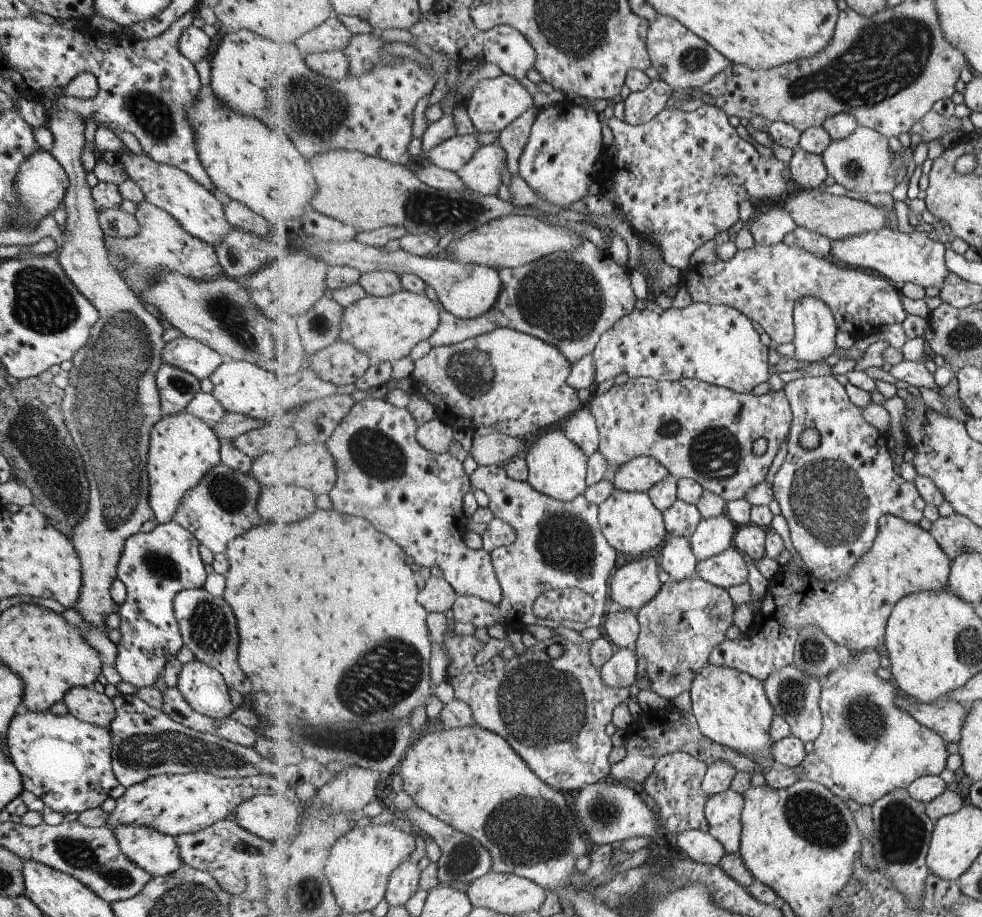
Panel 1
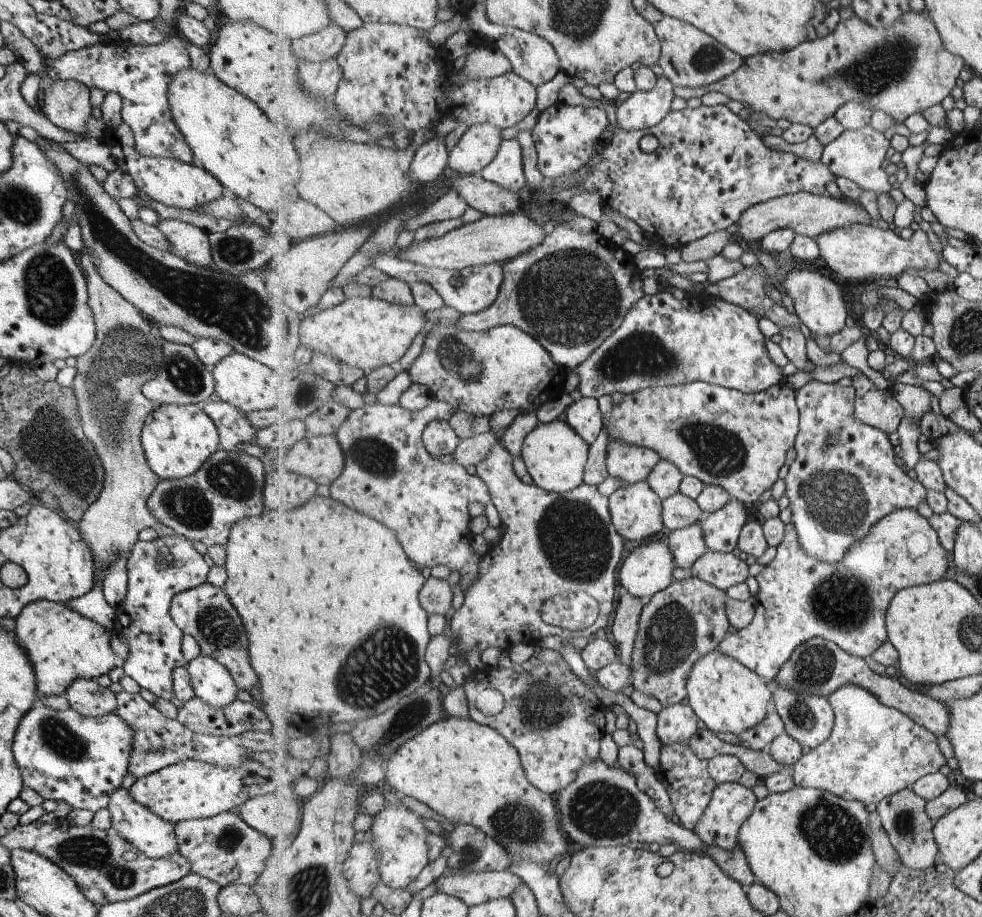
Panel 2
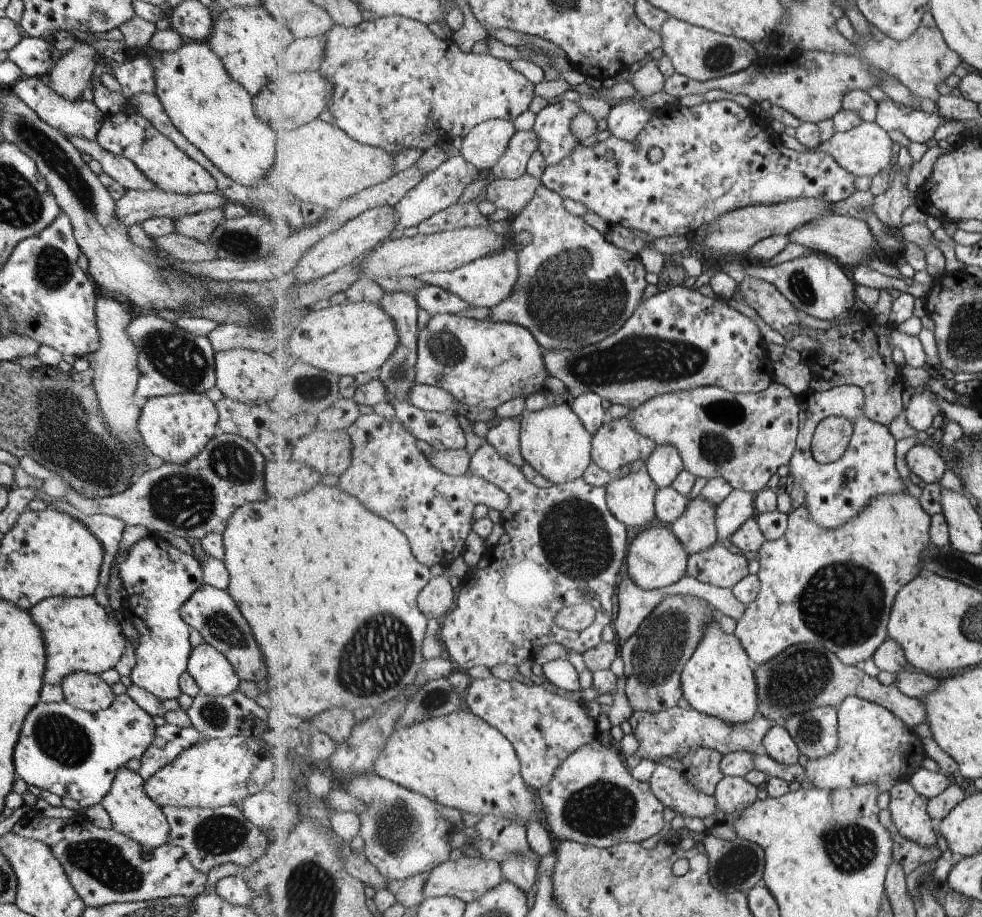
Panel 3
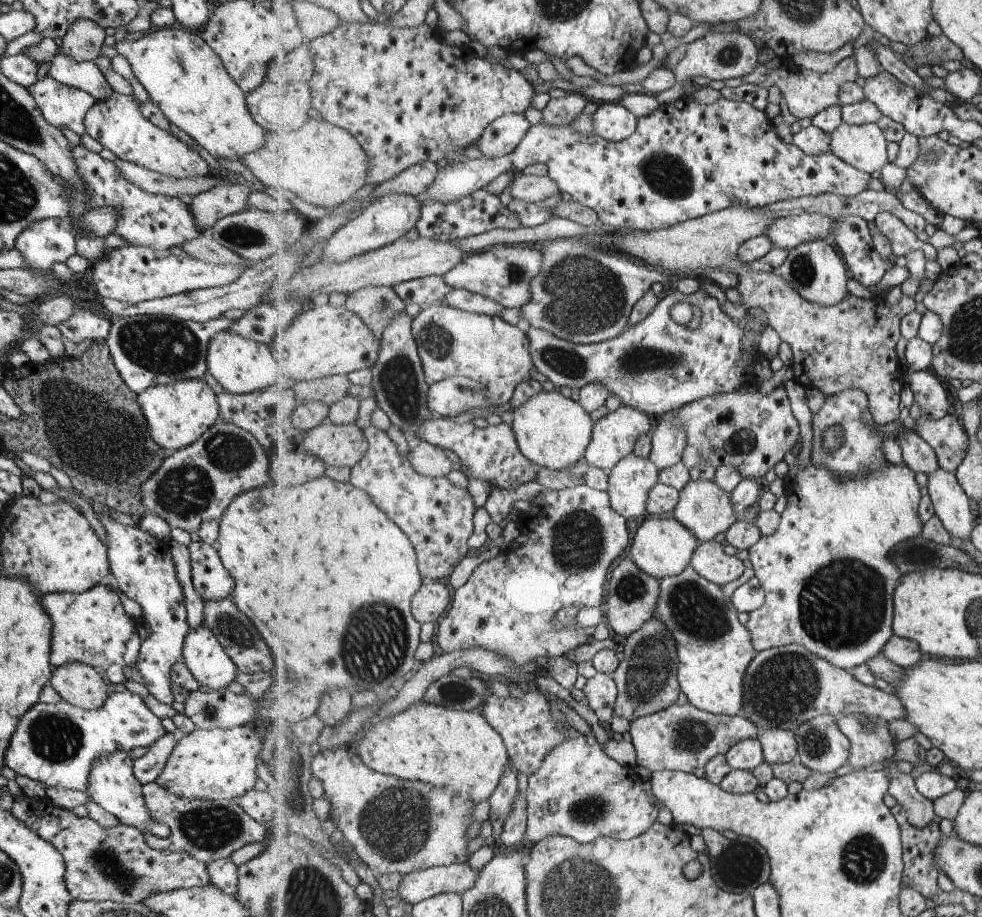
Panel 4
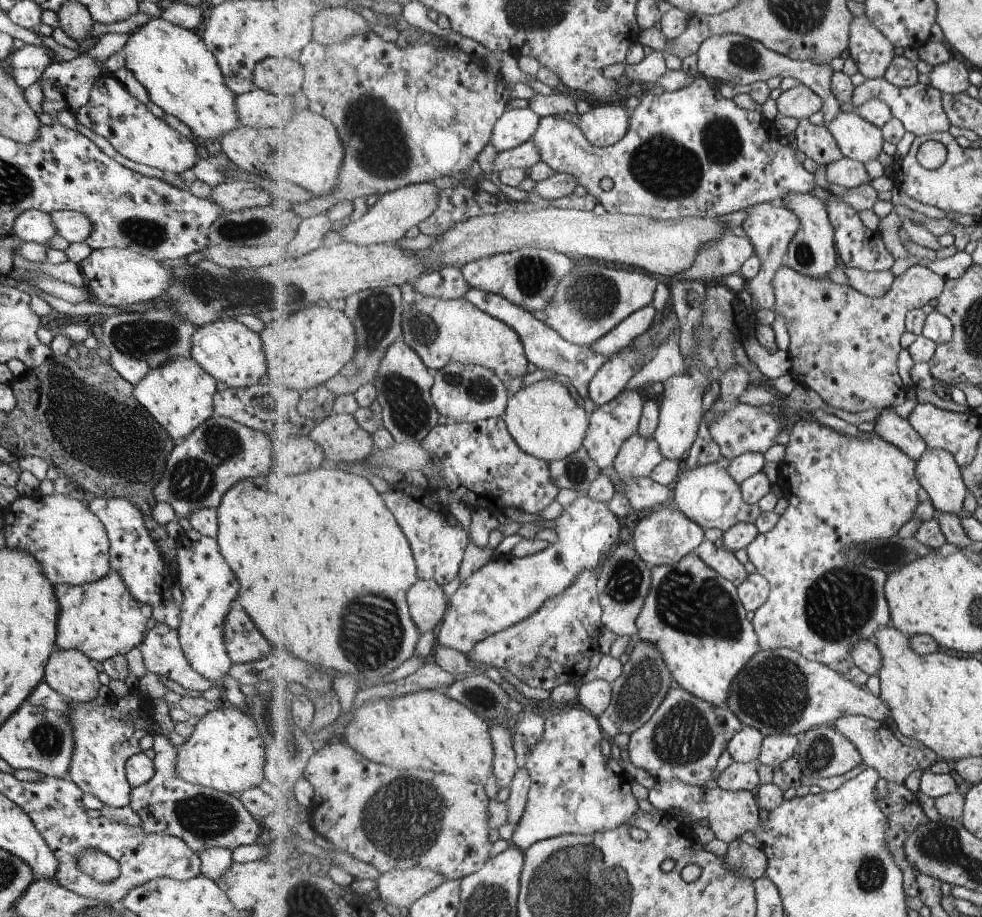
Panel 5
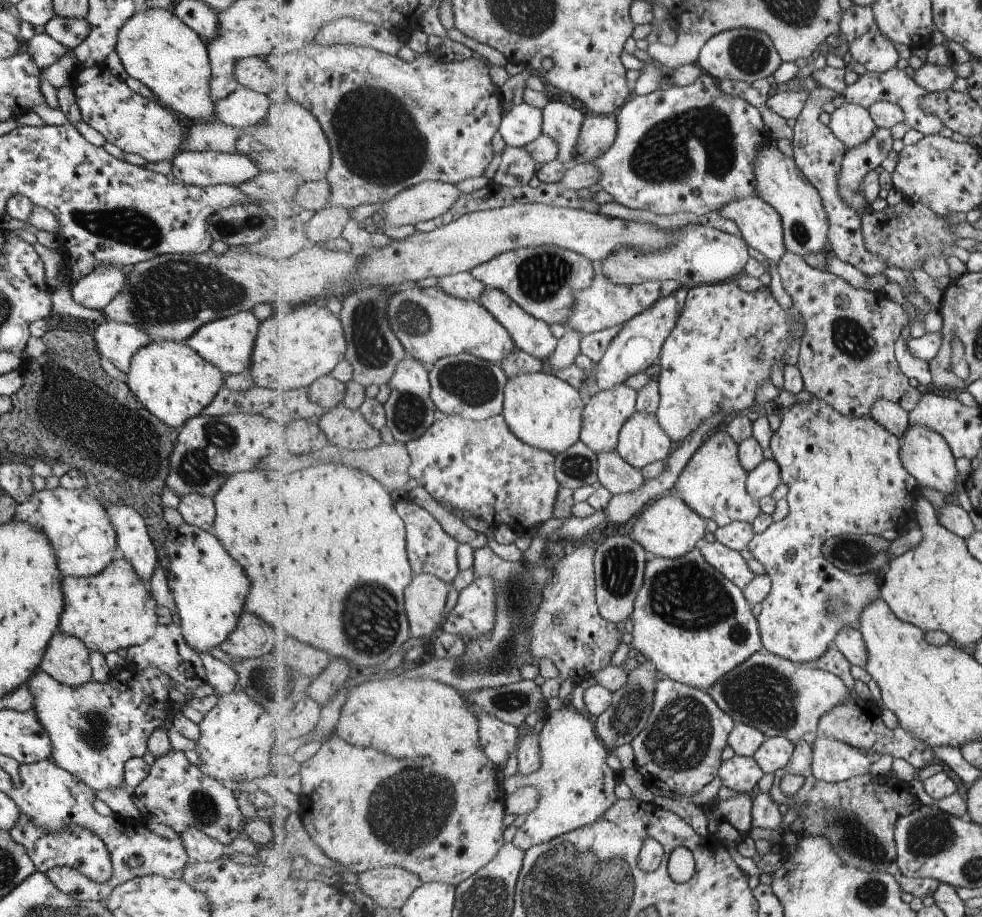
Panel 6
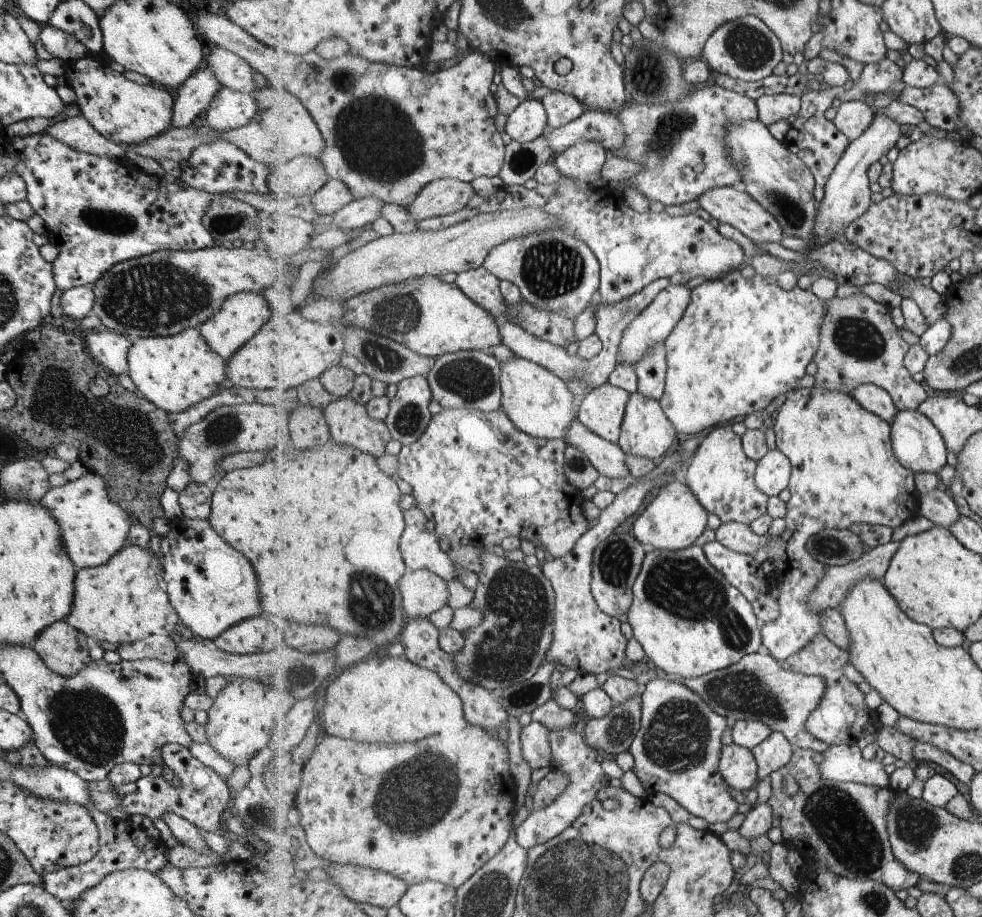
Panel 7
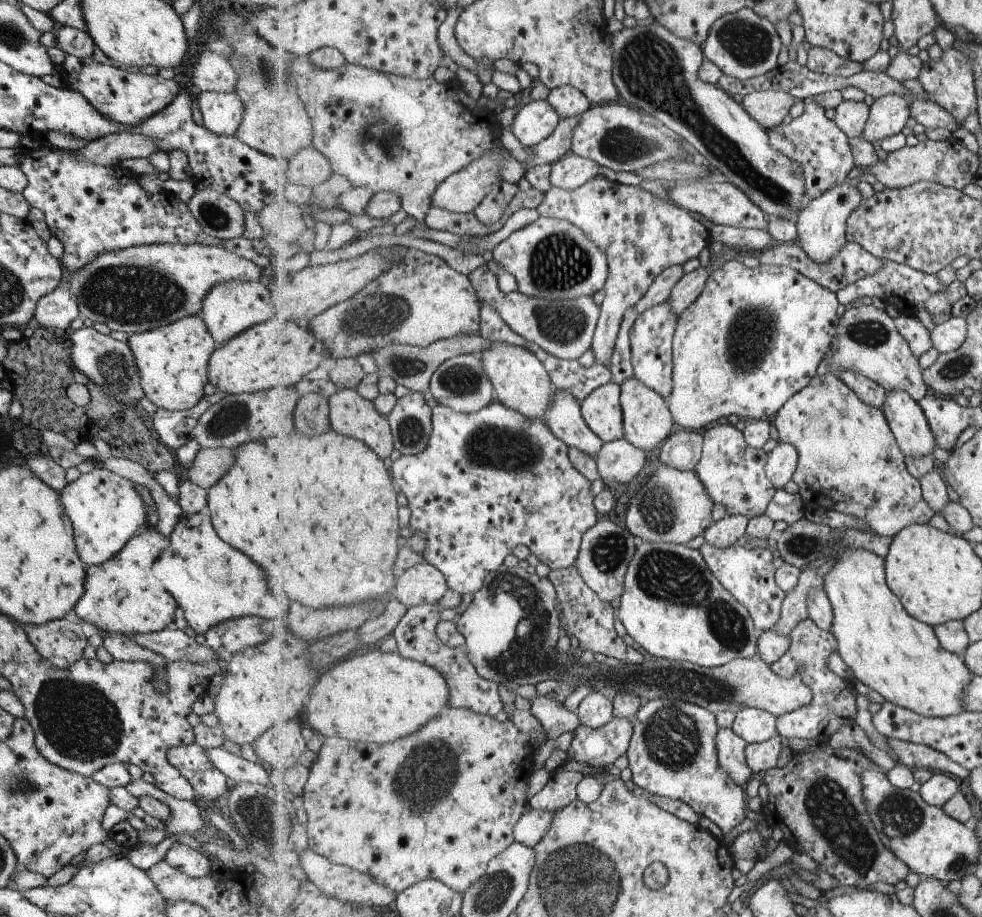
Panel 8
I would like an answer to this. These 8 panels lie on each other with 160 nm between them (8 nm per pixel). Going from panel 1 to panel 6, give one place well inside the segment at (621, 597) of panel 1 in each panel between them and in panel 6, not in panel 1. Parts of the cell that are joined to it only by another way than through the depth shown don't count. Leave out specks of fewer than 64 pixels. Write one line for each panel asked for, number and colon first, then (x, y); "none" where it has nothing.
2: (649, 569)
3: (657, 559)
4: (661, 547)
5: (665, 537)
6: (668, 528)

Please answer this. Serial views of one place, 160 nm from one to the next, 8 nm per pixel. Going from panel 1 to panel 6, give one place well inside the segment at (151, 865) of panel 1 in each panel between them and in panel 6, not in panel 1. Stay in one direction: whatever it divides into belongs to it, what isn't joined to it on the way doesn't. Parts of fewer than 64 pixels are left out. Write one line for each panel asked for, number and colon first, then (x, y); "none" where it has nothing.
2: (145, 831)
3: (130, 812)
4: (112, 786)
5: (106, 735)
6: (94, 729)

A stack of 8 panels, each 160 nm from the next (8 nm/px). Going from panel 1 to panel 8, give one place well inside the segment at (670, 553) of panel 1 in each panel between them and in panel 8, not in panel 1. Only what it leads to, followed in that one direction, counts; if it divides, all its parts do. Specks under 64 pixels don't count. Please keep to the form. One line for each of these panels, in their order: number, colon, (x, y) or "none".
2: (688, 545)
3: (697, 530)
4: (704, 508)
5: (709, 495)
6: (714, 484)
7: (723, 477)
8: (734, 473)

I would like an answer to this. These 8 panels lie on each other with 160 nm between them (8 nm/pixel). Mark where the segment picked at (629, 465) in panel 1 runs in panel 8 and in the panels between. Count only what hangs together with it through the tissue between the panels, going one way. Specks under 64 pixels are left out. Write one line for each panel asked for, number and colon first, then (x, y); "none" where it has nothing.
2: (633, 464)
3: (616, 446)
4: (616, 435)
5: (612, 424)
6: (607, 412)
7: (603, 409)
8: (602, 409)

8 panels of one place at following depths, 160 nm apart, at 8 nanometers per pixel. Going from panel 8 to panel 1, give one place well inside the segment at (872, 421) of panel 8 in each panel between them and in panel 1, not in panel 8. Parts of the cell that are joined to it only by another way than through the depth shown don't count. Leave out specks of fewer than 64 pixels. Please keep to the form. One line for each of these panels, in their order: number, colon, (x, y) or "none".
1: (854, 612)
2: (798, 598)
3: (837, 588)
4: (829, 572)
5: (842, 491)
6: (845, 475)
7: (845, 470)

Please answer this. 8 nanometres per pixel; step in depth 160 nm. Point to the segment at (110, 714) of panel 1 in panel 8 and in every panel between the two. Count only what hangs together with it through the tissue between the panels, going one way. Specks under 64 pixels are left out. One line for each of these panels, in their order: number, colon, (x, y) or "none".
2: (86, 697)
3: (81, 690)
4: (77, 684)
5: (68, 673)
6: (65, 660)
7: (63, 649)
8: (60, 641)

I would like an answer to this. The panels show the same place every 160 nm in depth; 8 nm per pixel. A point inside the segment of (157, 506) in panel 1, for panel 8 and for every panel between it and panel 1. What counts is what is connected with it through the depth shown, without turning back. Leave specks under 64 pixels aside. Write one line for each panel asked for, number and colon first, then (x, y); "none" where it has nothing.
2: (176, 440)
3: (175, 428)
4: (176, 414)
5: (178, 396)
6: (171, 381)
7: (172, 373)
8: (171, 359)

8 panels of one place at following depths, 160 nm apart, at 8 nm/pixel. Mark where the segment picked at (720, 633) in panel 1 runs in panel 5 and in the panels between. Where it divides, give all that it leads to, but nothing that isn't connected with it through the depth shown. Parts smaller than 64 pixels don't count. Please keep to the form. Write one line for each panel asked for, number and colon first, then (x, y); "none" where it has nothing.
2: (688, 620)
3: (655, 658)
4: (647, 679)
5: (638, 693)

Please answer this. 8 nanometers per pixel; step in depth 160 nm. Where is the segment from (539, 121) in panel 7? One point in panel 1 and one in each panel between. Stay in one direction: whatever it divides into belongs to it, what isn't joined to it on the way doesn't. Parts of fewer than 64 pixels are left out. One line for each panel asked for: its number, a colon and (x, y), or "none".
1: (455, 153)
2: (478, 147)
3: (484, 147)
4: (501, 138)
5: (517, 127)
6: (523, 124)

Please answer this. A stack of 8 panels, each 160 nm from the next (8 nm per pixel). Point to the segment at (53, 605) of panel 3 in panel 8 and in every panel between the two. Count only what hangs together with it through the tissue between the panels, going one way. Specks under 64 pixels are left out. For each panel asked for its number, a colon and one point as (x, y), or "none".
4: (91, 627)
5: (101, 620)
6: (113, 609)
7: (124, 600)
8: (121, 597)

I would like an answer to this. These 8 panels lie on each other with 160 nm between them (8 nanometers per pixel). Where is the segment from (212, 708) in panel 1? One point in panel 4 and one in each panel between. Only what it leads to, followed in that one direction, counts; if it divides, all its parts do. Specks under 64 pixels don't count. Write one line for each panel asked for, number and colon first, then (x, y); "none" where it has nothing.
2: (211, 683)
3: (210, 671)
4: (207, 663)

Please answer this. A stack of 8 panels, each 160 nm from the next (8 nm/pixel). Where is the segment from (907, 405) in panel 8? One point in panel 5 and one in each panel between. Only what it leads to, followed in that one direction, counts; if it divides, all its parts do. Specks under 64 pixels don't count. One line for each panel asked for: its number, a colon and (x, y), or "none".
5: (939, 473)
6: (927, 455)
7: (917, 442)

